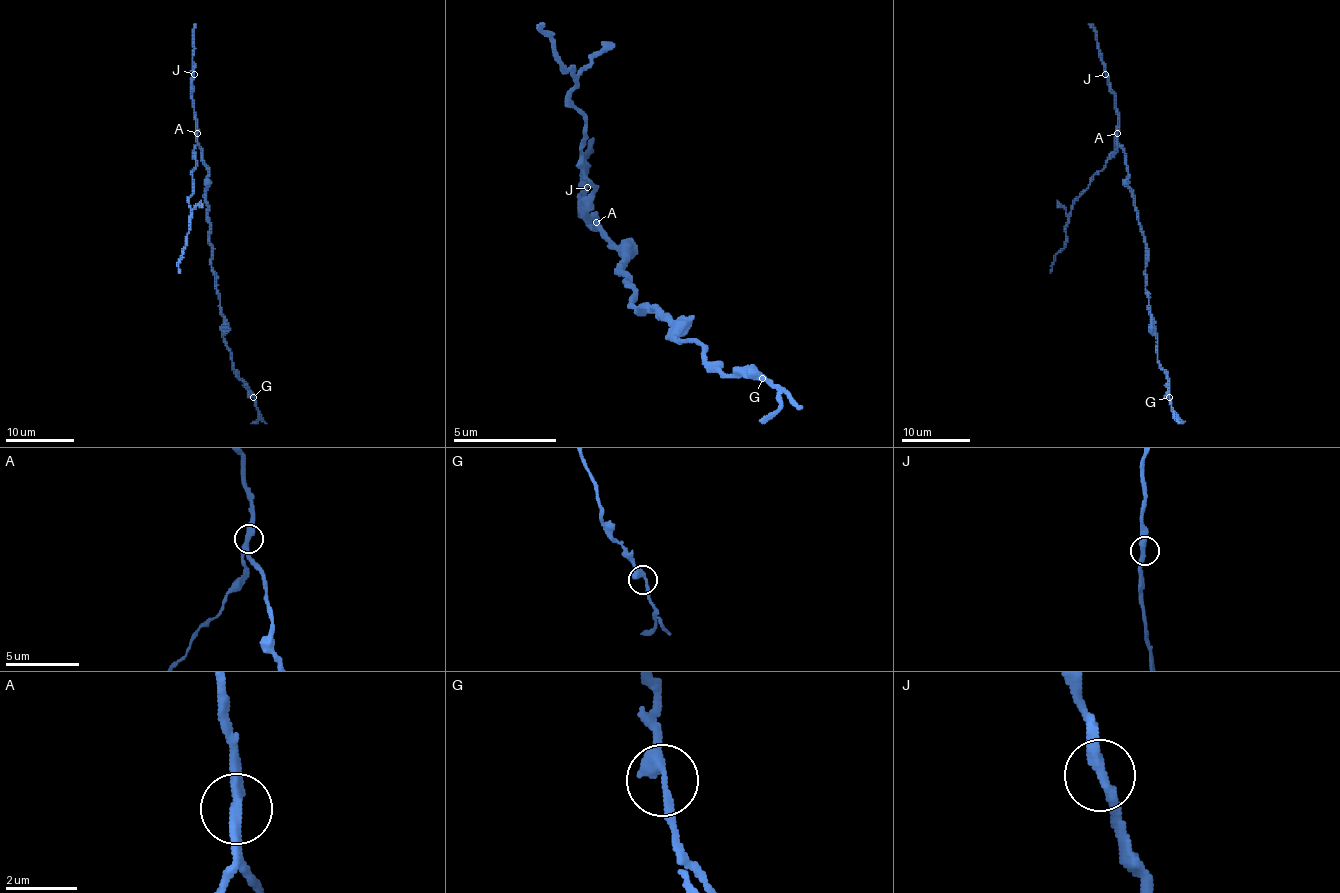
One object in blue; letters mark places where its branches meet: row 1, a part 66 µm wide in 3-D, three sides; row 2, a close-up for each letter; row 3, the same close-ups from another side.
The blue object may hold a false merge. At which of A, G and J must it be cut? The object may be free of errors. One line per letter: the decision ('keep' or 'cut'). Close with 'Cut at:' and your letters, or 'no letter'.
A: cut
G: keep
J: keep
Cut at: A

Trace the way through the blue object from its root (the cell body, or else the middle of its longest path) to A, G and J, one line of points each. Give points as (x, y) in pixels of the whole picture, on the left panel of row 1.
A: (208, 216), (208, 166), (202, 159), (197, 133)
G: (208, 216), (211, 266), (223, 318), (223, 338), (230, 352), (232, 368), (253, 397)
J: (208, 216), (208, 166), (197, 141), (197, 119), (192, 98), (194, 74)

